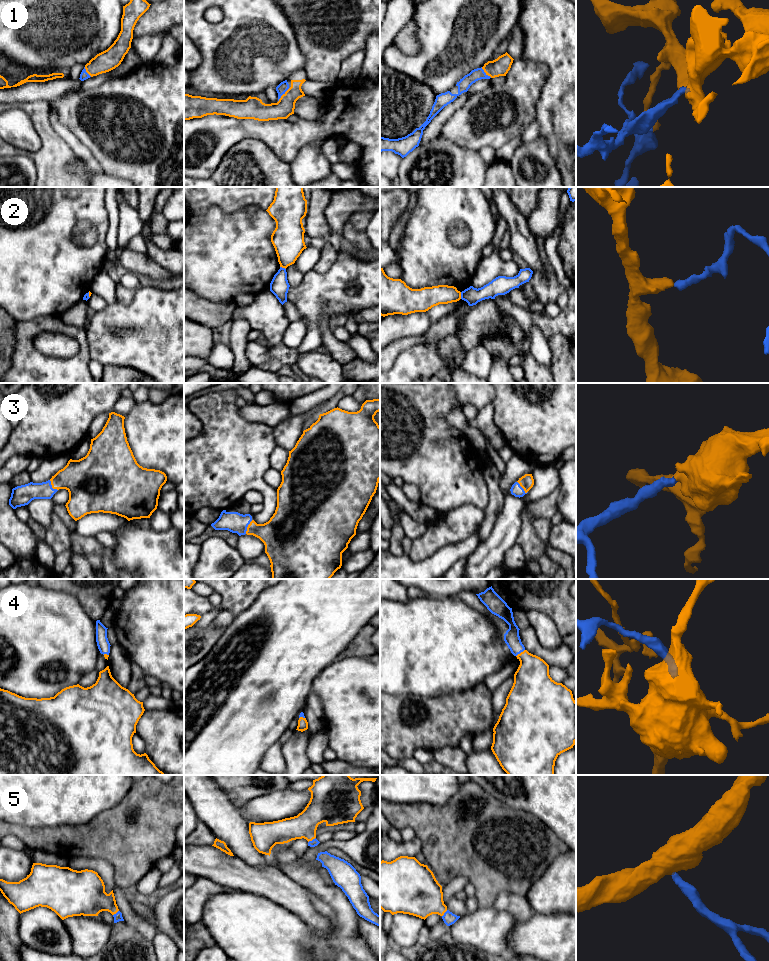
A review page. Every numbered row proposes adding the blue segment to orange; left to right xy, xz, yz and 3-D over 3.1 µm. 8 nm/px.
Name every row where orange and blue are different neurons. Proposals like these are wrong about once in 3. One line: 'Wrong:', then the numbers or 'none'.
Wrong: 2

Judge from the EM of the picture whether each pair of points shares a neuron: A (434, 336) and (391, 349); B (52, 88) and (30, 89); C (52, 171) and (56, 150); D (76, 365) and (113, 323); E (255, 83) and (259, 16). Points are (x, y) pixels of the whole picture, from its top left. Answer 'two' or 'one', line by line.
A: one
B: one
C: one
D: two
E: one

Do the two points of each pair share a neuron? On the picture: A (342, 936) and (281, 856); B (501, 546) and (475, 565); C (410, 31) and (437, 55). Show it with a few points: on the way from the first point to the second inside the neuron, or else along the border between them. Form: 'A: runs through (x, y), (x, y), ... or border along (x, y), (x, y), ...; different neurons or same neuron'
A: runs through (342, 915), (302, 874); same neuron
B: runs through (495, 548), (481, 561); same neuron
C: border along (411, 19), (416, 26), (414, 36); different neurons

